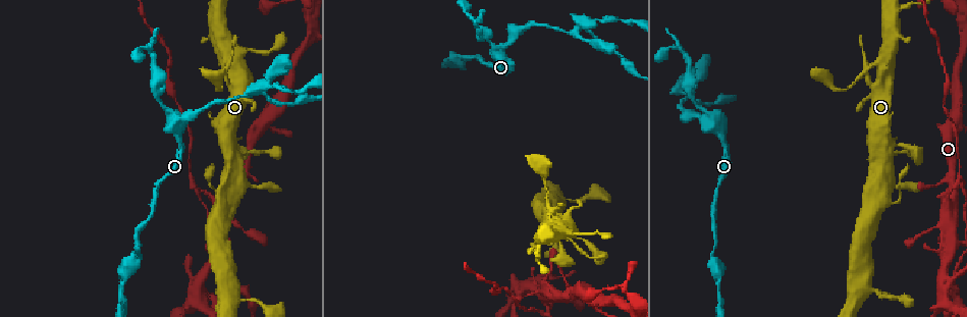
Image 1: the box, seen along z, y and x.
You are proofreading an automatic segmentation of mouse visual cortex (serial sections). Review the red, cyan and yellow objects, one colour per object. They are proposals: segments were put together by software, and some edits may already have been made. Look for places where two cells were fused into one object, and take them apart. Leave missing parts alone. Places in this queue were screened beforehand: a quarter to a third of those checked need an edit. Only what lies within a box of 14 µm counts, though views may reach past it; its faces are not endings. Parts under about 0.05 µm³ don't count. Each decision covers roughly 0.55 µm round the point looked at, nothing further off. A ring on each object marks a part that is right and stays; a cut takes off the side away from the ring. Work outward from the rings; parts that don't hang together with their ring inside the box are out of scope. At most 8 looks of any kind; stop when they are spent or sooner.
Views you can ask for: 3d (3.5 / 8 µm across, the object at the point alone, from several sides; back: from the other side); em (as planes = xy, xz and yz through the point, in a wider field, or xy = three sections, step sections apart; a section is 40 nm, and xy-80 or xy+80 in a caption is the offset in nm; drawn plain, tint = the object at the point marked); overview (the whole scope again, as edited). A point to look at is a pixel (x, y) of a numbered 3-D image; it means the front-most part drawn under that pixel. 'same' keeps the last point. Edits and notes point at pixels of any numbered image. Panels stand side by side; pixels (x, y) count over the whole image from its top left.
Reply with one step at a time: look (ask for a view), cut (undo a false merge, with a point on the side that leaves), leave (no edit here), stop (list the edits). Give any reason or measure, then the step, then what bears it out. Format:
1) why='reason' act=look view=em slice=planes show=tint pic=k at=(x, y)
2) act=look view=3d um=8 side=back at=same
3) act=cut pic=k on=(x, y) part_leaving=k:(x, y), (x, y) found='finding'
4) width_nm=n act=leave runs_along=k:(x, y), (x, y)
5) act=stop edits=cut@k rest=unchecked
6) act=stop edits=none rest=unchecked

why='sharp bend' act=look view=3d um=8 pic=1 at=(497, 55)

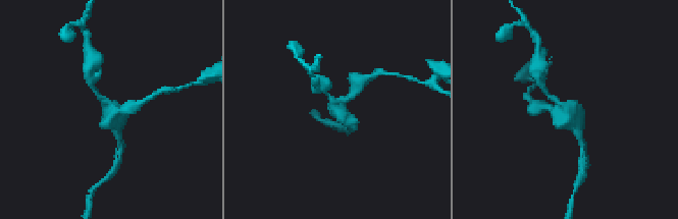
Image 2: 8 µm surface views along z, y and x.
why='closer look' act=look view=3d um=3.5 pic=2 at=(566, 110)

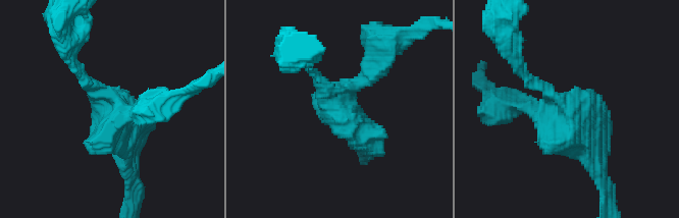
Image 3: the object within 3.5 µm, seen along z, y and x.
why='now the EM' act=look view=em slice=xy step=5 show=tint pic=3 at=(570, 105)

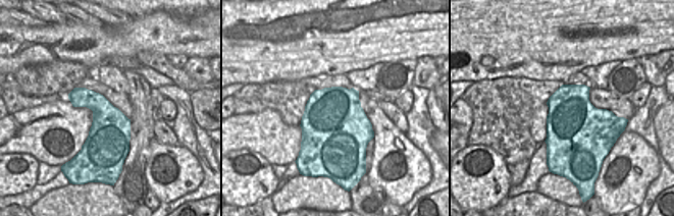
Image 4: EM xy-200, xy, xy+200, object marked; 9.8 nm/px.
act=leave runs_along=3:(598, 178), (567, 122), (522, 103) found='all the same cell'

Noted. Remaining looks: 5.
why='thick turns thin' act=look view=3d um=8 pic=1 at=(681, 93)

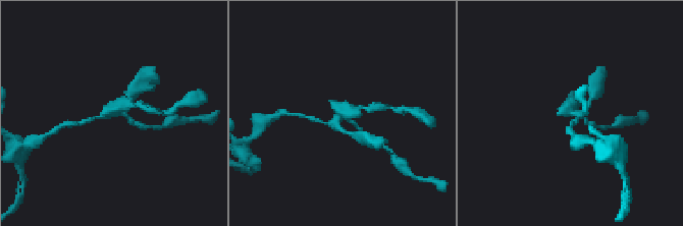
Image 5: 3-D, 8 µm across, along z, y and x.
why='closer look' act=look view=3d um=3.5 pic=5 at=(113, 114)

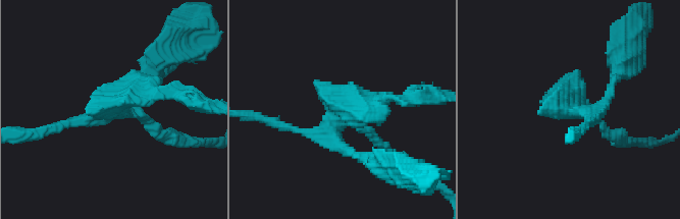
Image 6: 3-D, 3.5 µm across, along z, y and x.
act=leave runs_along=6:(56, 126), (166, 92) found='one cell here'

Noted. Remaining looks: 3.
why='a narrow waist' act=look view=3d um=3.5 pic=1 at=(949, 192)

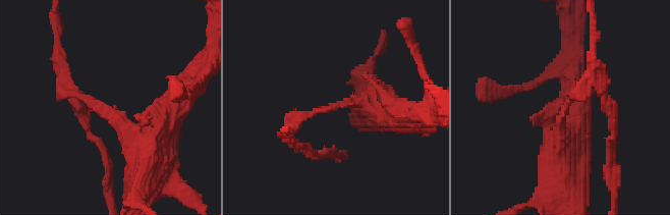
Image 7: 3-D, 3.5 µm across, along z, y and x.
arm_widths_nm=200,400 why='shape alone is not enough' act=look view=em slice=xy step=1 show=tint pic=7 at=(99, 104)

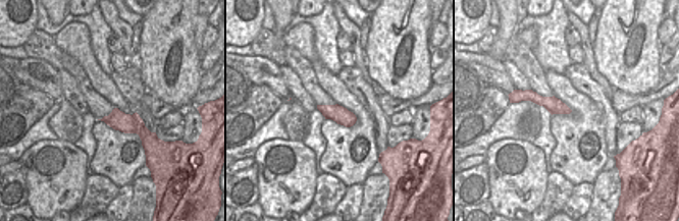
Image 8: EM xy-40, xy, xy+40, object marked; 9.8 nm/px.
act=cut pic=7 on=(82, 98) found='two cells meet here'

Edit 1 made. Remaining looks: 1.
act=stop edits=cut@7 rest=unchecked

